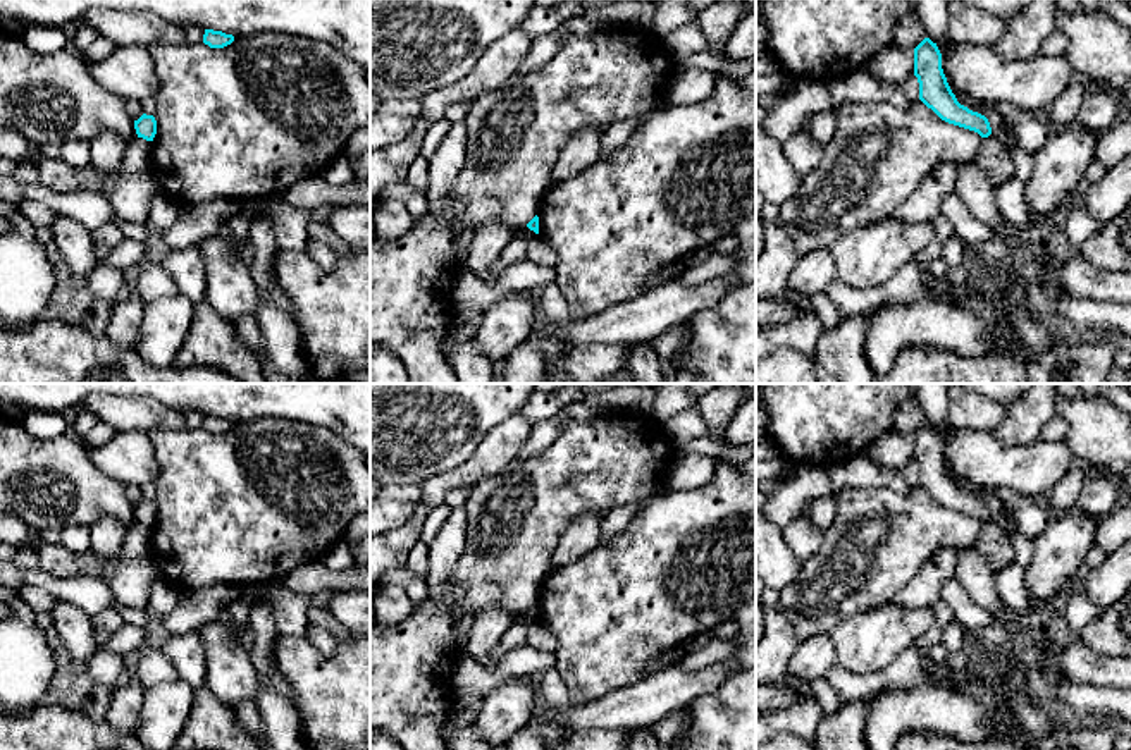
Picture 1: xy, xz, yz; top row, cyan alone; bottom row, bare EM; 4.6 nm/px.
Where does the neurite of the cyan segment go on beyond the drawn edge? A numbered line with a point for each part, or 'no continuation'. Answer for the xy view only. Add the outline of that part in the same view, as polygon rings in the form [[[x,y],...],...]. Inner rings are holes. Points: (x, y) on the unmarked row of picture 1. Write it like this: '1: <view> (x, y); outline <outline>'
no continuation

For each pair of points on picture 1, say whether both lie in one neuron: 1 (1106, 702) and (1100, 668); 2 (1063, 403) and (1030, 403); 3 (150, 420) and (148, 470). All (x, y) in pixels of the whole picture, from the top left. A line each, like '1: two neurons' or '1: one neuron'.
1: two neurons
2: two neurons
3: two neurons

